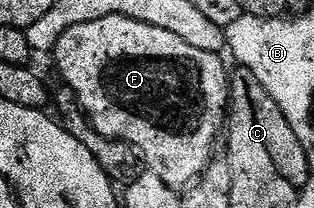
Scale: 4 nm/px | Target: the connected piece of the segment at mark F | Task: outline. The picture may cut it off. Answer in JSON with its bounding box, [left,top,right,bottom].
[51,16,229,190]

